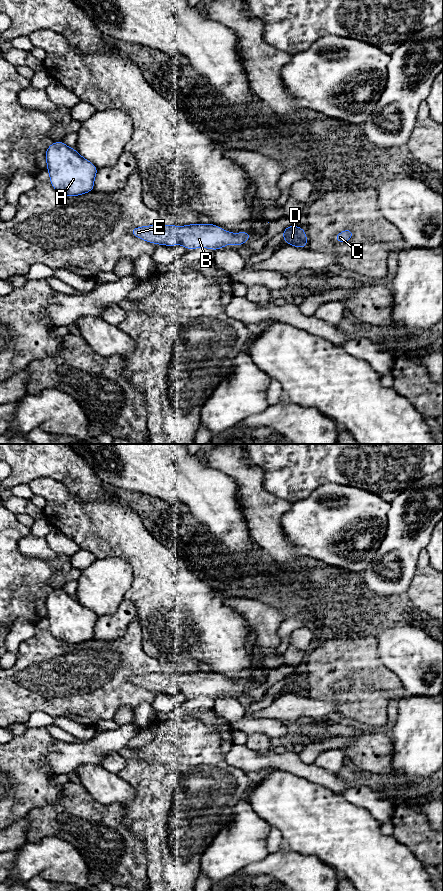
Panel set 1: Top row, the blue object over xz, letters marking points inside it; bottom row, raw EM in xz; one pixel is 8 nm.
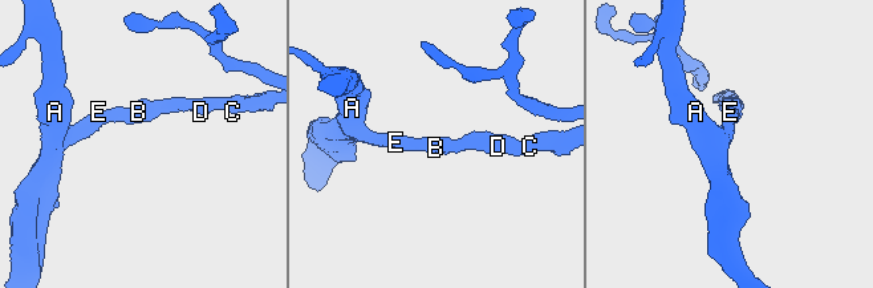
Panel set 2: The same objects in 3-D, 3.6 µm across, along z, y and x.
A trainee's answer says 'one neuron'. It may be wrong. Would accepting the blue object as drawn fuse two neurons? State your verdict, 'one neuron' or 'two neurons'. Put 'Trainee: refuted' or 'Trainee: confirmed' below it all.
one neuron
Trainee: confirmed

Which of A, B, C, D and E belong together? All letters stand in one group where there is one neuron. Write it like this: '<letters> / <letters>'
A B C D E

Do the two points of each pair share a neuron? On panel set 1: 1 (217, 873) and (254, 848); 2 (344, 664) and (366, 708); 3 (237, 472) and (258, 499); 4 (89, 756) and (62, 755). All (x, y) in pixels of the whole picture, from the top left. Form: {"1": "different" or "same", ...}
{"1": "same", "2": "same", "3": "same", "4": "same"}

